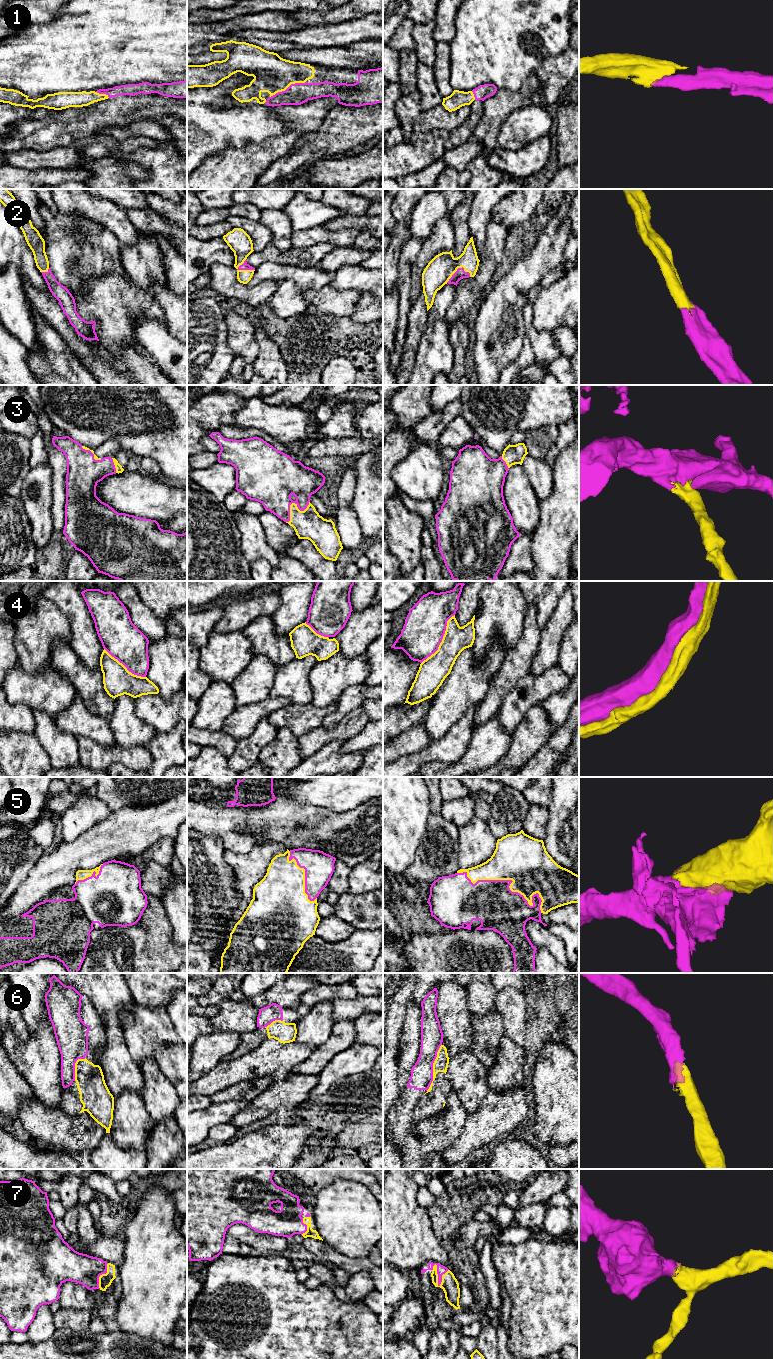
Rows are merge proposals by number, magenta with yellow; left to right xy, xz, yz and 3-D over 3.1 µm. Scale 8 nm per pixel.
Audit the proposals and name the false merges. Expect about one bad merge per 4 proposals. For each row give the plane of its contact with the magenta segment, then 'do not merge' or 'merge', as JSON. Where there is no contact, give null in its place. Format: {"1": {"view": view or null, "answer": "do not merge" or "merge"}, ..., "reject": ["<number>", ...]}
{"1": {"view": "xz", "answer": "merge"}, "2": {"view": "yz", "answer": "merge"}, "3": {"view": "xz", "answer": "merge"}, "4": {"view": "yz", "answer": "do not merge"}, "5": {"view": "yz", "answer": "merge"}, "6": {"view": "yz", "answer": "do not merge"}, "7": {"view": "yz", "answer": "merge"}, "reject": ["4", "6"]}

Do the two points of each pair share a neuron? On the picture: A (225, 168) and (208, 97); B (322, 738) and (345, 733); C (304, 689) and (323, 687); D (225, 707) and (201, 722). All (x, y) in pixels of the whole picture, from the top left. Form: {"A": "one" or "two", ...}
{"A": "two", "B": "one", "C": "two", "D": "one"}

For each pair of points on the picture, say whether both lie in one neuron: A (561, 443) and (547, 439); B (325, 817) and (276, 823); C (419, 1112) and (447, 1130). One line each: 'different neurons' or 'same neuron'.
A: different neurons
B: same neuron
C: different neurons

